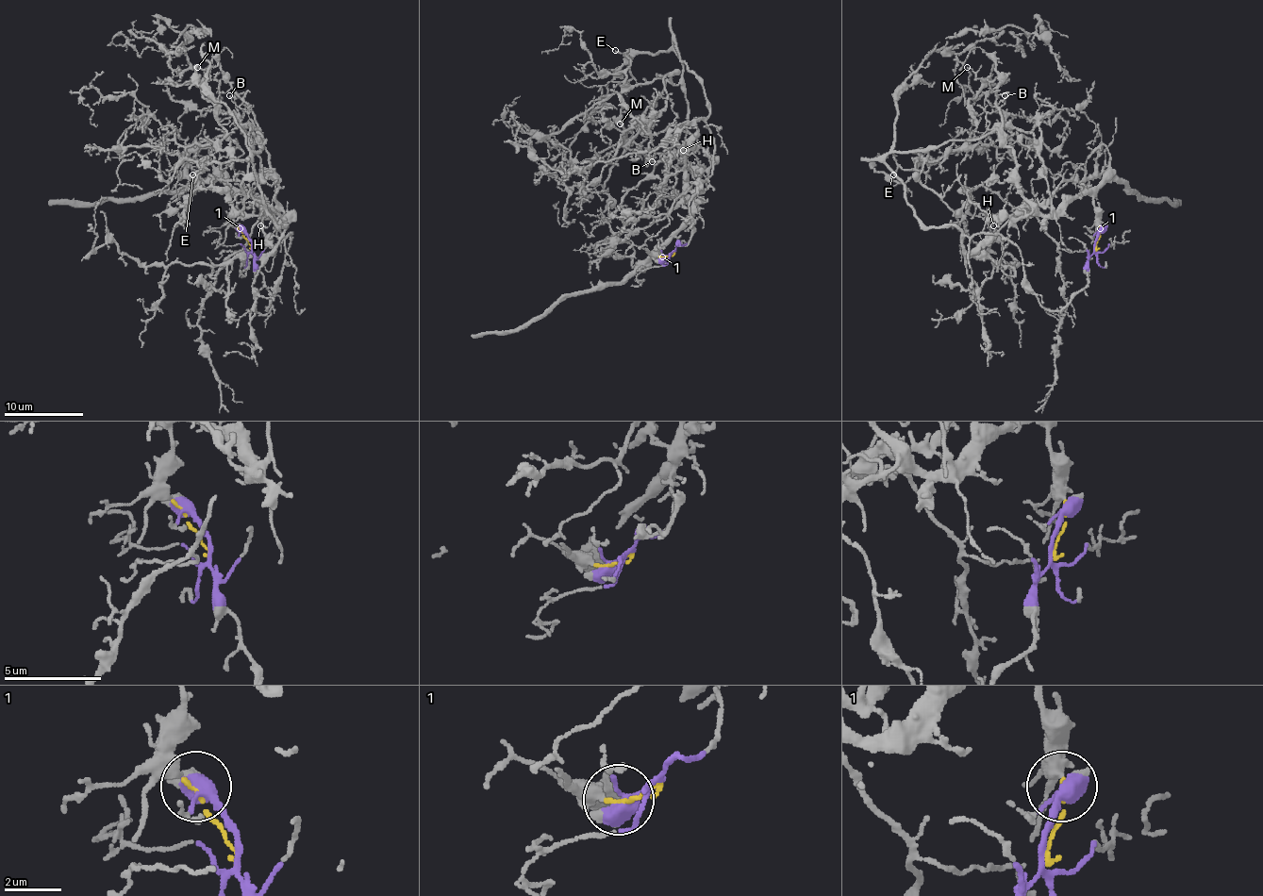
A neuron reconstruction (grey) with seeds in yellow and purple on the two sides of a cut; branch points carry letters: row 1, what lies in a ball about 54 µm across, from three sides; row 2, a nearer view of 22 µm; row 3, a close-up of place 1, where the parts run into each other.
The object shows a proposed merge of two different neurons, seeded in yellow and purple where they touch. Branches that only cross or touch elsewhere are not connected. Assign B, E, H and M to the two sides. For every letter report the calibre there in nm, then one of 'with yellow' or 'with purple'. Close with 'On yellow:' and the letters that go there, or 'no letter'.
B: 110 nm | with yellow
E: 150 nm | with purple
H: 110 nm | with yellow
M: 130 nm | with purple
On yellow: B, H

